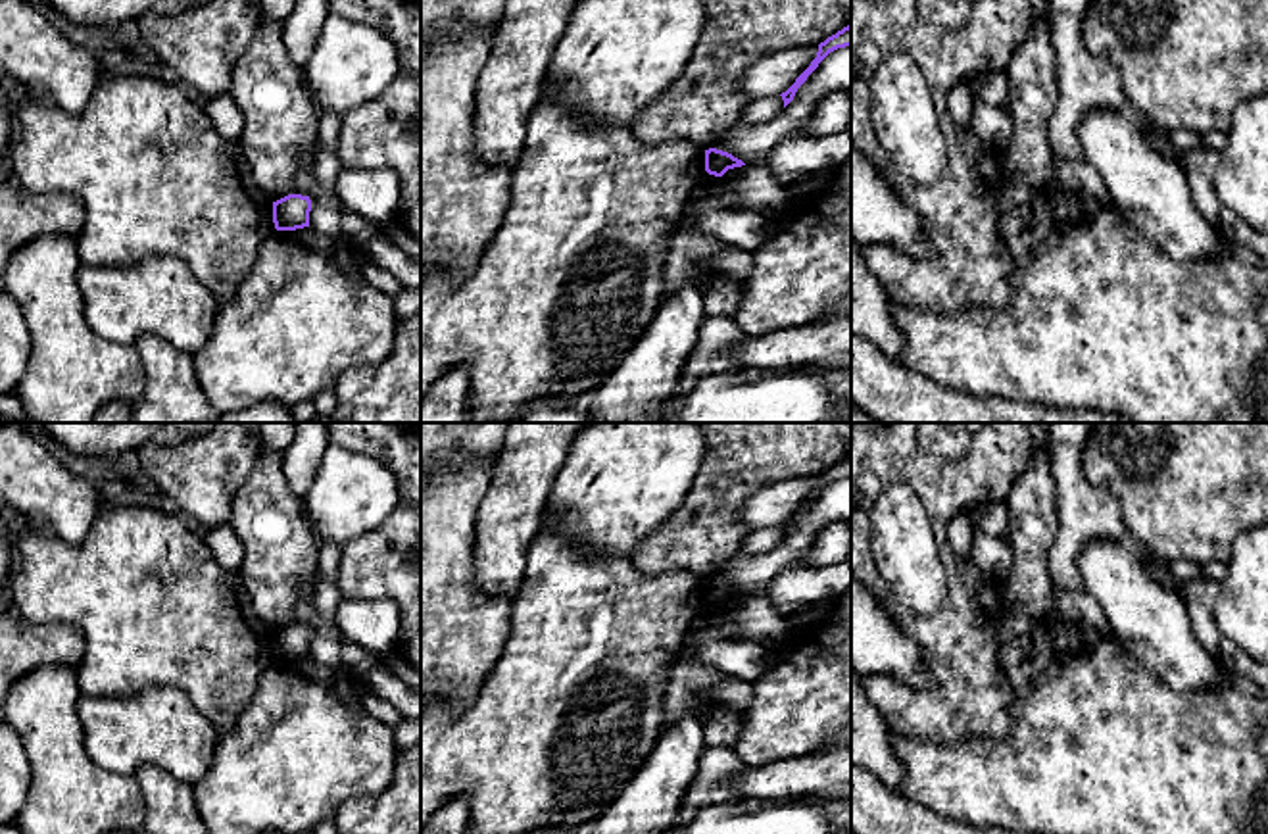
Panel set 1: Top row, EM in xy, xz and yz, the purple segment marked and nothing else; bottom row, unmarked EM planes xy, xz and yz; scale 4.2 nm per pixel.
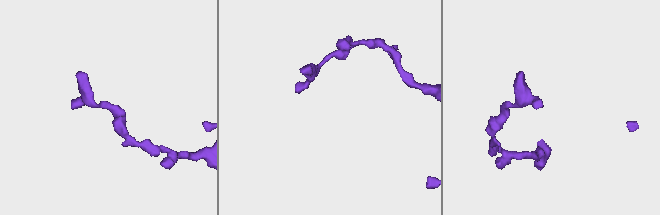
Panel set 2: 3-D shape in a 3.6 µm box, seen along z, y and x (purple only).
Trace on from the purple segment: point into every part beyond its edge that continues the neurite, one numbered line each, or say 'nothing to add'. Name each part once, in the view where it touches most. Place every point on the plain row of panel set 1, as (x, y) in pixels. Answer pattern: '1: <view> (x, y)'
nothing to add

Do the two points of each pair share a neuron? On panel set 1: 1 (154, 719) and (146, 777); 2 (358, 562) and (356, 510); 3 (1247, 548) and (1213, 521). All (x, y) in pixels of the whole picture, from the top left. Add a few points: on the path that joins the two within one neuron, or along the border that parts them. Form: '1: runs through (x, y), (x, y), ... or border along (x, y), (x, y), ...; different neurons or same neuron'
1: border along (133, 773), (143, 765), (158, 765), (191, 783); different neurons
2: border along (394, 510), (342, 548); different neurons
3: border along (1247, 529), (1236, 539), (1226, 564); different neurons

